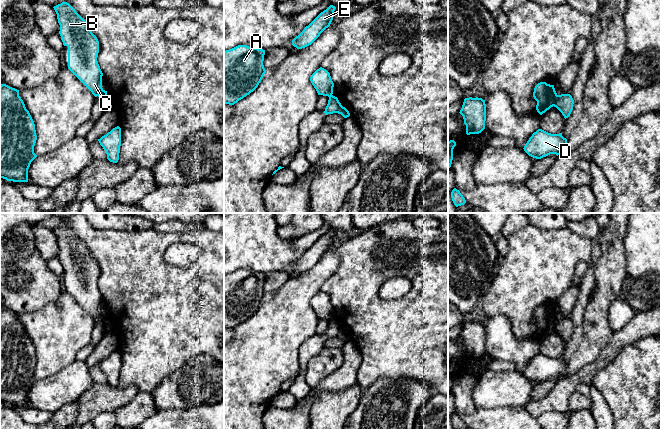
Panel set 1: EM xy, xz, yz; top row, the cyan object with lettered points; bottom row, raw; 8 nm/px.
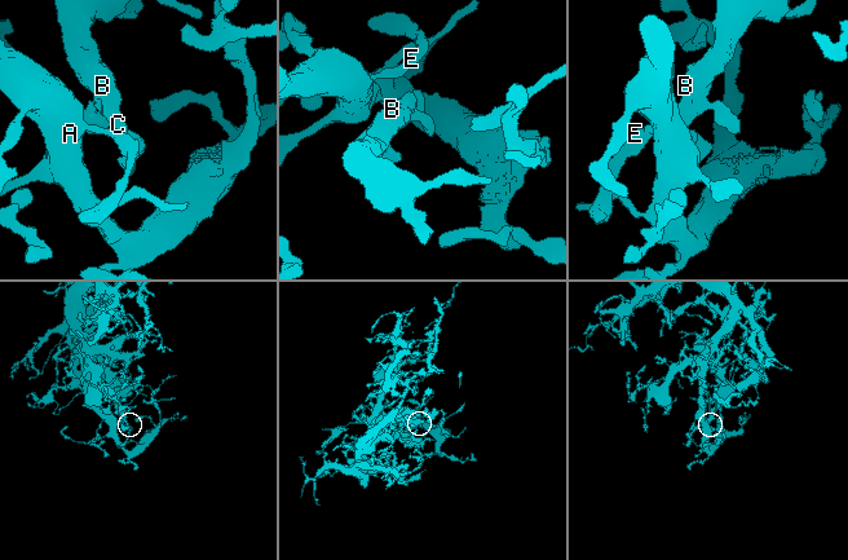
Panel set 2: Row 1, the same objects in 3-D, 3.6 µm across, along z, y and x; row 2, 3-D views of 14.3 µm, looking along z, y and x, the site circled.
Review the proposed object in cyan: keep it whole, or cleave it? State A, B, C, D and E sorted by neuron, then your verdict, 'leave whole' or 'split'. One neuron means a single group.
A B C E / D | split

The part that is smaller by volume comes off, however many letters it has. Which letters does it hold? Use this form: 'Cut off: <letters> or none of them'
Cut off: D

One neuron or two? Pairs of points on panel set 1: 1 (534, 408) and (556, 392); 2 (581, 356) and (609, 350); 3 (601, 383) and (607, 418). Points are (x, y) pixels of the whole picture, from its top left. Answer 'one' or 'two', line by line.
1: one
2: two
3: two

